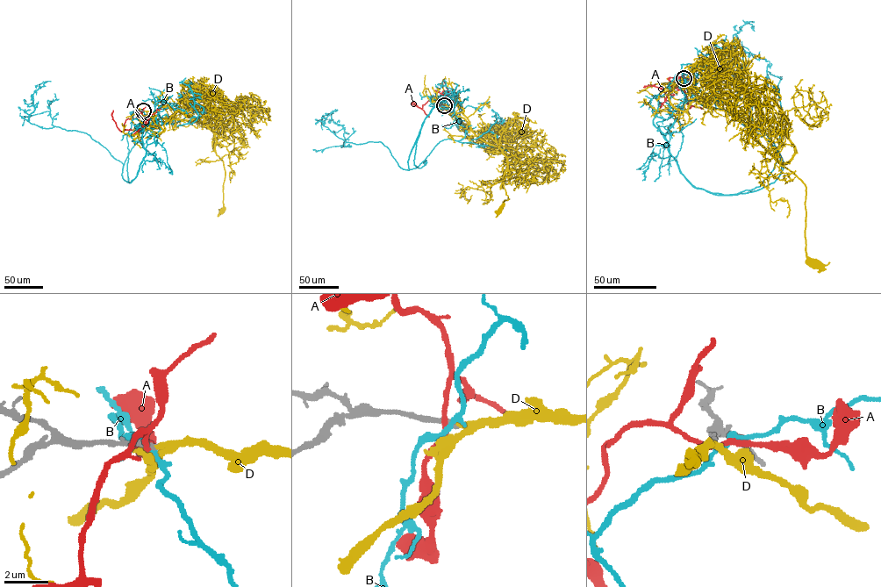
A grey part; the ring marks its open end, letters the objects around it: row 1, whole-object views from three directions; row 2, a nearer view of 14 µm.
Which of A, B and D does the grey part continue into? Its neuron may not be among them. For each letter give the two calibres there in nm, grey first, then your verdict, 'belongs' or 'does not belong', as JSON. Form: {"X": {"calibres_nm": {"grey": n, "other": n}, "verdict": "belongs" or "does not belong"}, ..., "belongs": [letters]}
{"A": {"calibres_nm": {"grey": 300, "other": 200}, "verdict": "does not belong"}, "B": {"calibres_nm": {"grey": 260, "other": 200}, "verdict": "does not belong"}, "D": {"calibres_nm": {"grey": 280, "other": 200}, "verdict": "belongs"}, "belongs": ["D"]}

